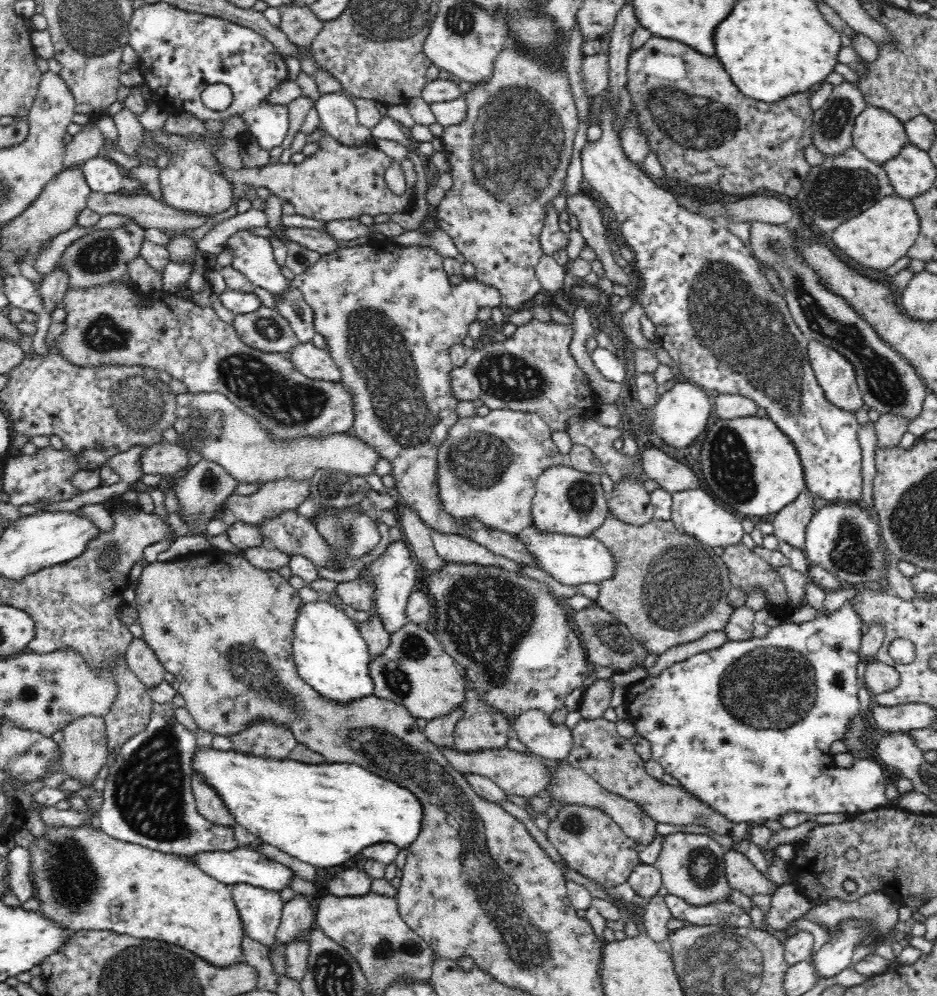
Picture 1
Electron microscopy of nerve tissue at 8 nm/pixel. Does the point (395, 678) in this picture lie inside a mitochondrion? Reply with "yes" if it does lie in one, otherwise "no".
yes

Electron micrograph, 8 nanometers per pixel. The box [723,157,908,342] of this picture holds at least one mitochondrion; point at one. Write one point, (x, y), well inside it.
(834, 193)

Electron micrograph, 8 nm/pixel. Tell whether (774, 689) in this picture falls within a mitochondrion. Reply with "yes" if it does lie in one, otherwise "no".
yes

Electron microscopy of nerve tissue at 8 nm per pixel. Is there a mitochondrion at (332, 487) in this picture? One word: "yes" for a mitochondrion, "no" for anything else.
yes

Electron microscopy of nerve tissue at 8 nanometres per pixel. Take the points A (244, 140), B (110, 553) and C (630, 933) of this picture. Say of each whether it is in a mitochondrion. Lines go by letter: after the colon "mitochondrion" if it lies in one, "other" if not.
A: other
B: mitochondrion
C: other

